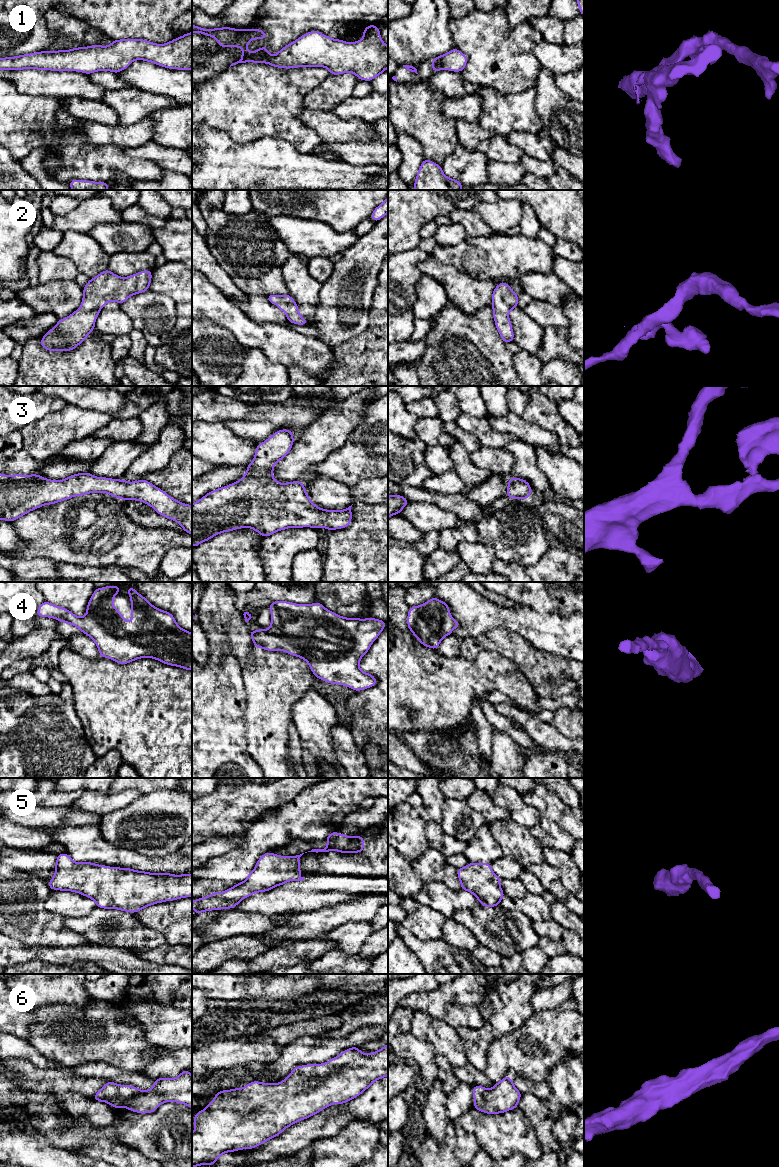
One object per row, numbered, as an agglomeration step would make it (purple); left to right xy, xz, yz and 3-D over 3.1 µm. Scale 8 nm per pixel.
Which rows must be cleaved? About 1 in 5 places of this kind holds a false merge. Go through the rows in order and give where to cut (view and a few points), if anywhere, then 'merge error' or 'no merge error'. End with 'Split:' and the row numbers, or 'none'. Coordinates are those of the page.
1: cut none; no merge error
2: cut none; no merge error
3: cut none; no merge error
4: cut none; no merge error
5: cut none; no merge error
6: cut none; no merge error
Split: none

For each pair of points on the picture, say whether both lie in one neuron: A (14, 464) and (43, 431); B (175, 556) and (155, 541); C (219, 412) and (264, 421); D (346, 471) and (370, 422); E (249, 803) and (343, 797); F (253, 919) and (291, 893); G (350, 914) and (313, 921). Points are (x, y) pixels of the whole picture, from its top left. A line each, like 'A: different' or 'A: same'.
A: different
B: different
C: different
D: same
E: different
F: different
G: same

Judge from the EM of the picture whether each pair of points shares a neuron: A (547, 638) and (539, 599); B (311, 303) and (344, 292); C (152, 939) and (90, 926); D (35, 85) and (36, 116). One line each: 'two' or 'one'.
A: two
B: two
C: one
D: two

